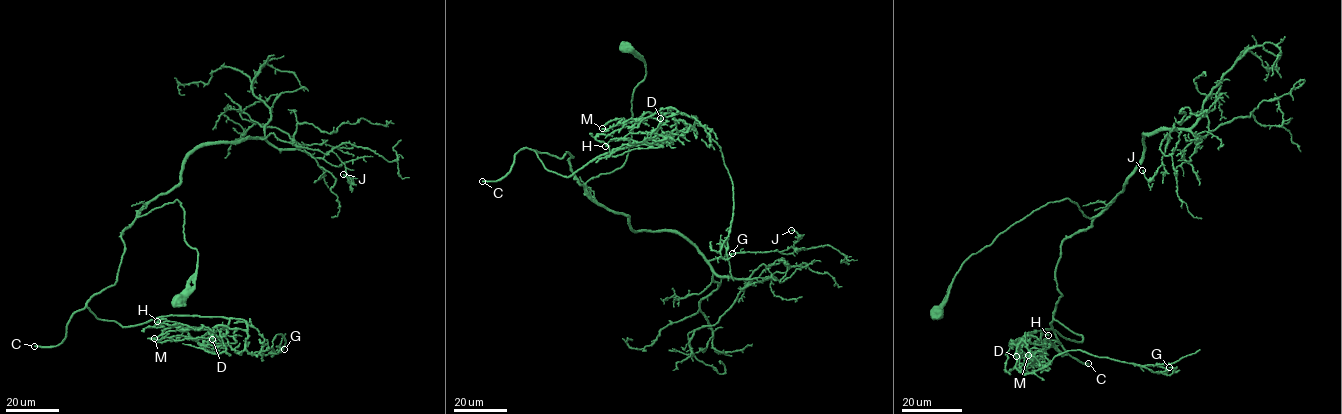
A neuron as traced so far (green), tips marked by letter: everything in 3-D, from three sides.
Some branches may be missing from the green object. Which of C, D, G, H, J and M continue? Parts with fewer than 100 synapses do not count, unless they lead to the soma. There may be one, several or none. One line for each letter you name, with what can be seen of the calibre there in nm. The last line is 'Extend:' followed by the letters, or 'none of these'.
C: 320 nm
Extend: C

